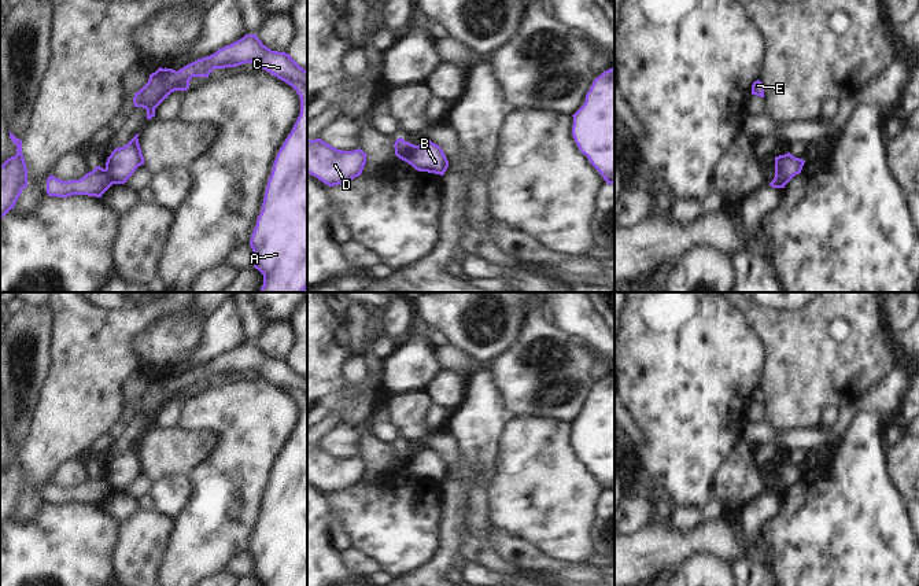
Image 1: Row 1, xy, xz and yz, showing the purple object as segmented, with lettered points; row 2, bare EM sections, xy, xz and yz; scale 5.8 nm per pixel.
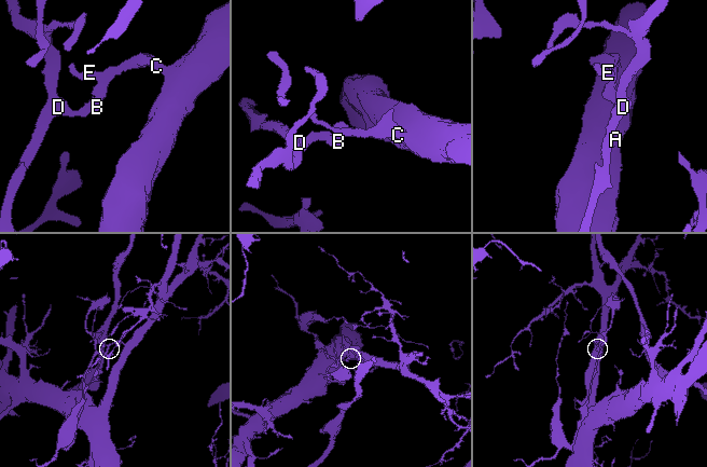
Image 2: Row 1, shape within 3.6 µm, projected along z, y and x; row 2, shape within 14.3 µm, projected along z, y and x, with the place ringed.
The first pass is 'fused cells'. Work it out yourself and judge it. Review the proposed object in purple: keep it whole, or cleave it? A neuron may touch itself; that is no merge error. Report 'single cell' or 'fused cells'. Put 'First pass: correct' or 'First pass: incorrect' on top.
First pass: correct
fused cells

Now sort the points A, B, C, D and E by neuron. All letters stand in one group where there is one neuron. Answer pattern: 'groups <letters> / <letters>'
groups A B C E / D

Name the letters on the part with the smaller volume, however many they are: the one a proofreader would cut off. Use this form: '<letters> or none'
D

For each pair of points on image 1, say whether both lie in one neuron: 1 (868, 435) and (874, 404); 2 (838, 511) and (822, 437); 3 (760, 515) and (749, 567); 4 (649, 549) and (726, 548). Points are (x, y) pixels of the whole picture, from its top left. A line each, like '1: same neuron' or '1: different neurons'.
1: different neurons
2: different neurons
3: same neuron
4: same neuron

